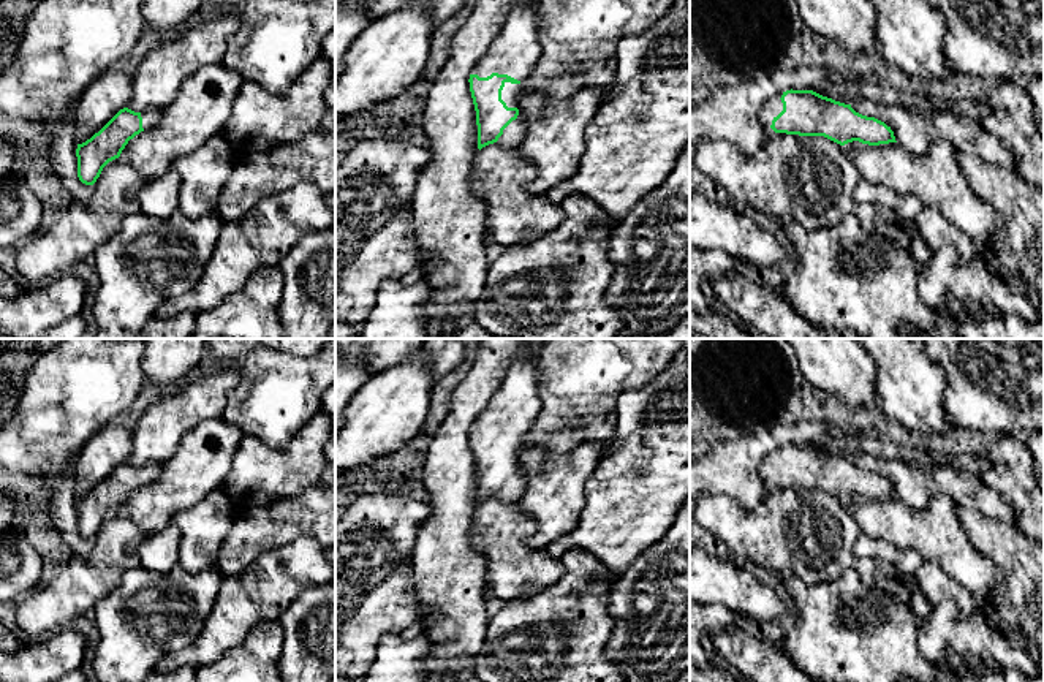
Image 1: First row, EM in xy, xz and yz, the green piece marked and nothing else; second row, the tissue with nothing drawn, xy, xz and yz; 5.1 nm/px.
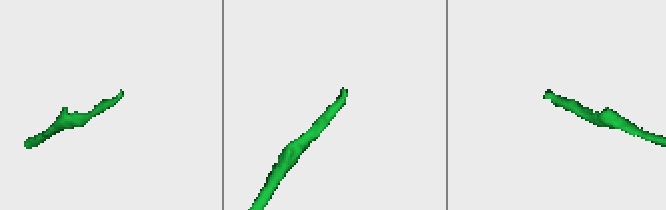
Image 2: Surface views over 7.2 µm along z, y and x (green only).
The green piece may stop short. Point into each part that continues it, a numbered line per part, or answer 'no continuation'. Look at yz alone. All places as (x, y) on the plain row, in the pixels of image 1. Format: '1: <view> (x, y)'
1: yz (774, 461)

